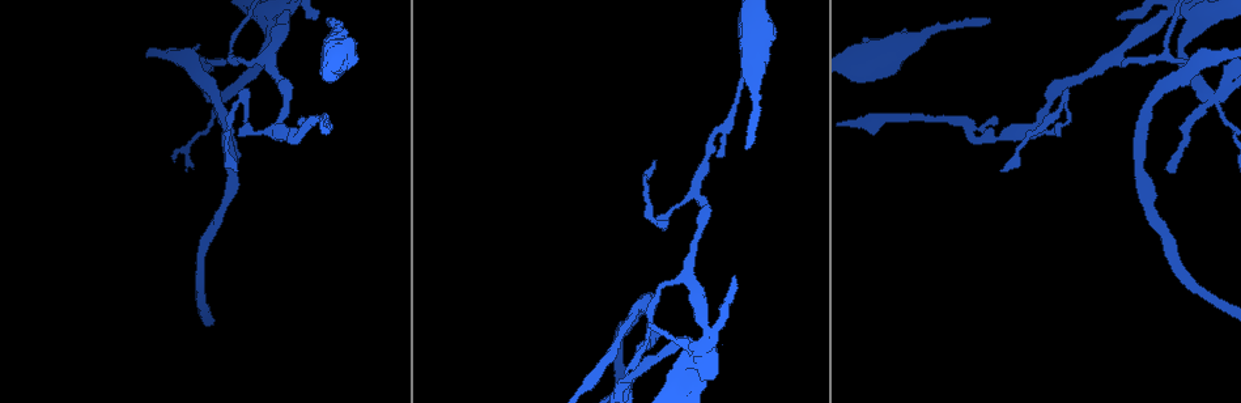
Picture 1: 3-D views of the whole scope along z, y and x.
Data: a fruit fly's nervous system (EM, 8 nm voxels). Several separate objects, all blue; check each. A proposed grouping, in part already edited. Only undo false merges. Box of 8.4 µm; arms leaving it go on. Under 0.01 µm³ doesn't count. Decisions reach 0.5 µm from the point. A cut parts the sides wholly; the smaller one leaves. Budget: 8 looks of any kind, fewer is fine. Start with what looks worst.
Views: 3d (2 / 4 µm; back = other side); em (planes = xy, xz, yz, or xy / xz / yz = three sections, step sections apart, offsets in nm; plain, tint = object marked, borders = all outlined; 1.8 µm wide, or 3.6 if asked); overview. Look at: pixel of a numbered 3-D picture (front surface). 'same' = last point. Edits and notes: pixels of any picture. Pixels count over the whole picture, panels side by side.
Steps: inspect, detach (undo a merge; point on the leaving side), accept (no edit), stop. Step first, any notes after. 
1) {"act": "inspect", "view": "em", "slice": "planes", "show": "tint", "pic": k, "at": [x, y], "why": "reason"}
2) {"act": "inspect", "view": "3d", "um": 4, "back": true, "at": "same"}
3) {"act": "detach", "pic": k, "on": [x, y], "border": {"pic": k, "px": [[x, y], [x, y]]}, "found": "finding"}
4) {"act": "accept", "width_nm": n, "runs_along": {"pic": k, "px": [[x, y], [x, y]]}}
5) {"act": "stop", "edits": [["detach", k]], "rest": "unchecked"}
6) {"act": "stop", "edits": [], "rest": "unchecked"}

{"act": "inspect", "view": "3d", "um": 4, "pic": 1, "at": [685, 362], "why": "four arms meet"}

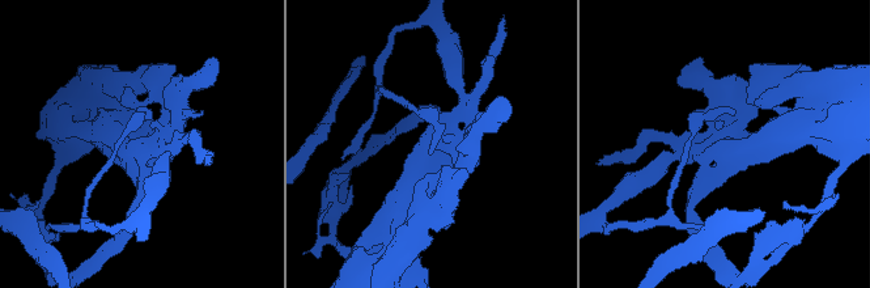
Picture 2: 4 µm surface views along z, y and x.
{"act": "inspect", "view": "em", "slice": "planes", "show": "tint", "pic": 2, "at": [723, 159]}

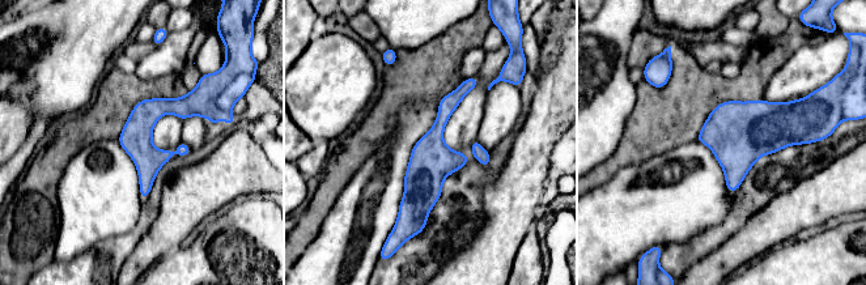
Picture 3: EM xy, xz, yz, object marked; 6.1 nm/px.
{"act": "accept", "runs_along": {"pic": 3, "px": [[472, 80], [434, 134], [416, 222]]}, "found": "continuous, no second neuron"}

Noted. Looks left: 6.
{"act": "inspect", "view": "3d", "um": 4, "pic": 1, "at": [641, 367], "why": "four or more arms meet"}

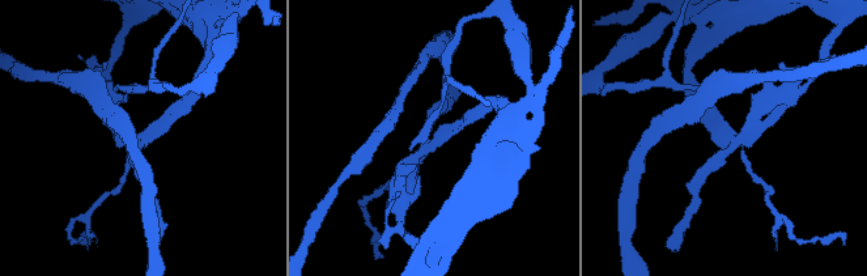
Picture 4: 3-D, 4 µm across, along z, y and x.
{"act": "inspect", "view": "em", "slice": "xz", "step": 4, "show": "tint", "pic": 4, "at": [435, 138], "arms": 4, "why": "need the tissue"}

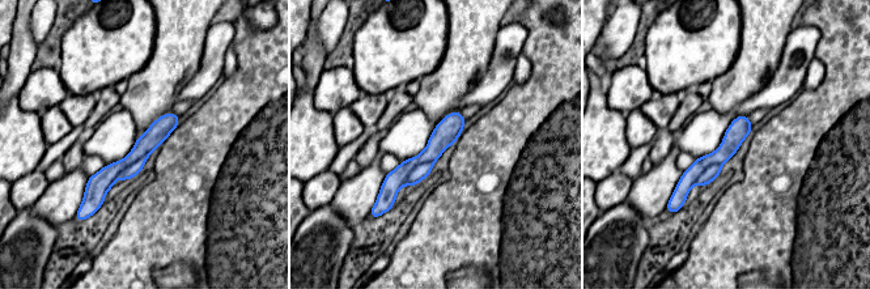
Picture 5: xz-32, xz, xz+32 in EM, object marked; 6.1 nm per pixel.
{"act": "inspect", "view": "em", "slice": "planes", "show": "tint", "at": "same"}

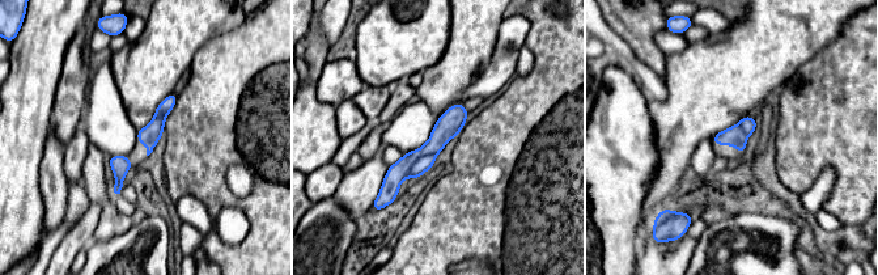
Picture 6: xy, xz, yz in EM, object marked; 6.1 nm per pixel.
{"act": "accept", "width_nm": 120, "found": "continuous, no second neuron"}

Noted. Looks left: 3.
{"act": "inspect", "view": "3d", "um": 2, "pic": 1, "at": [1121, 45], "why": "two arms in line, one across"}

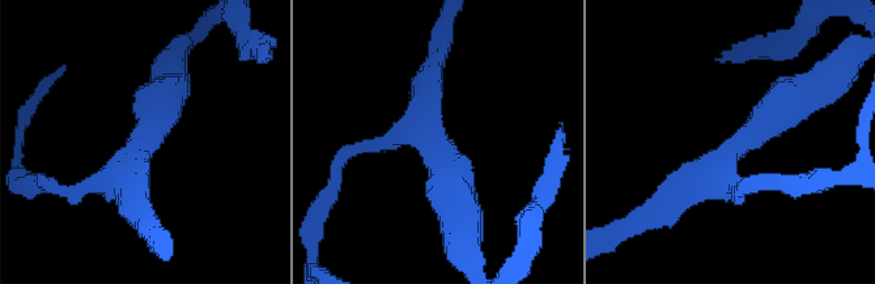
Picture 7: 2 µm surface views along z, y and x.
{"act": "inspect", "view": "em", "um": 3.6, "slice": "planes", "show": "tint", "pic": 7, "at": [135, 147], "arms": 3}

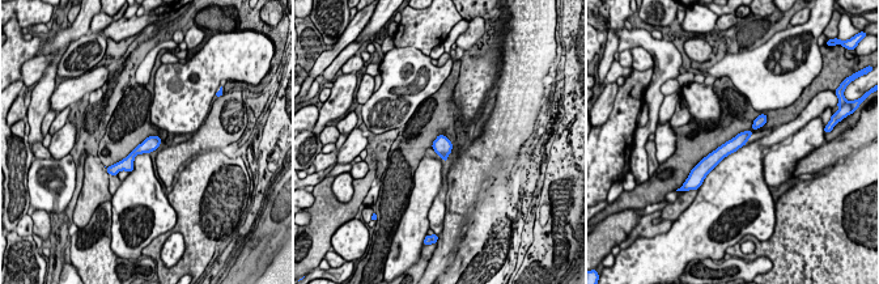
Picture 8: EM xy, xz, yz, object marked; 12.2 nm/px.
{"act": "accept", "width_nm": 160, "runs_along": {"pic": 8, "px": [[761, 121], [704, 168]]}, "found": "all the same neuron"}

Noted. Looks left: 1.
{"act": "stop", "edits": [], "rest": "unchecked"}

